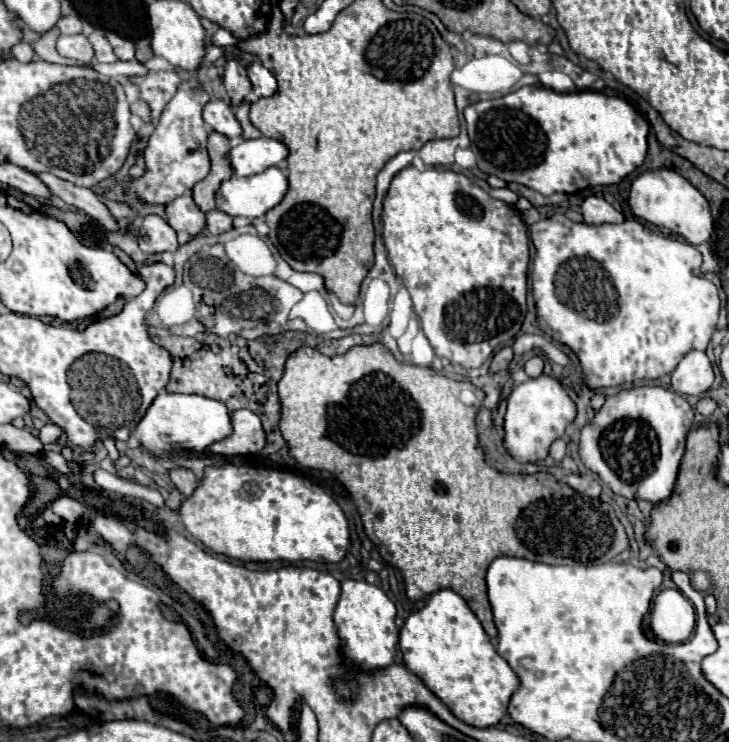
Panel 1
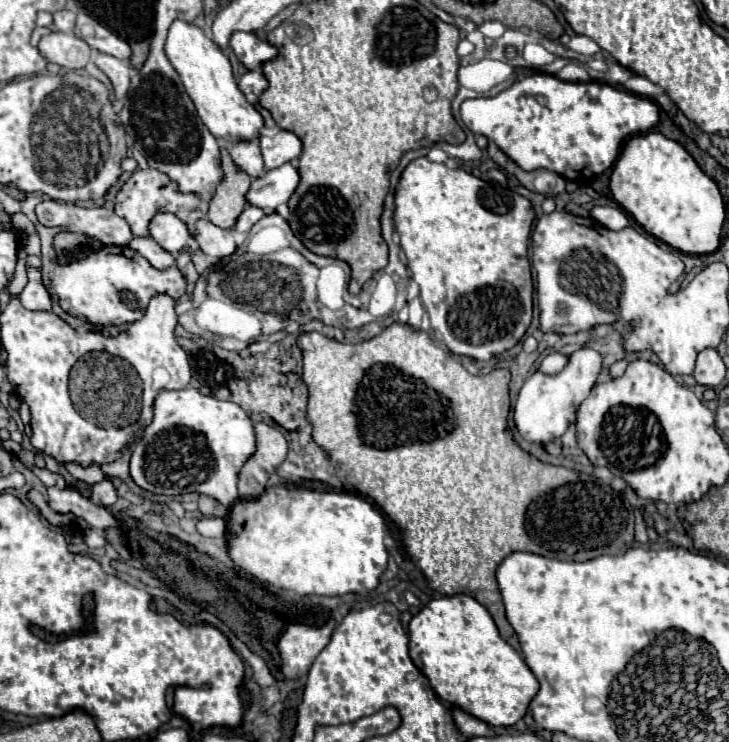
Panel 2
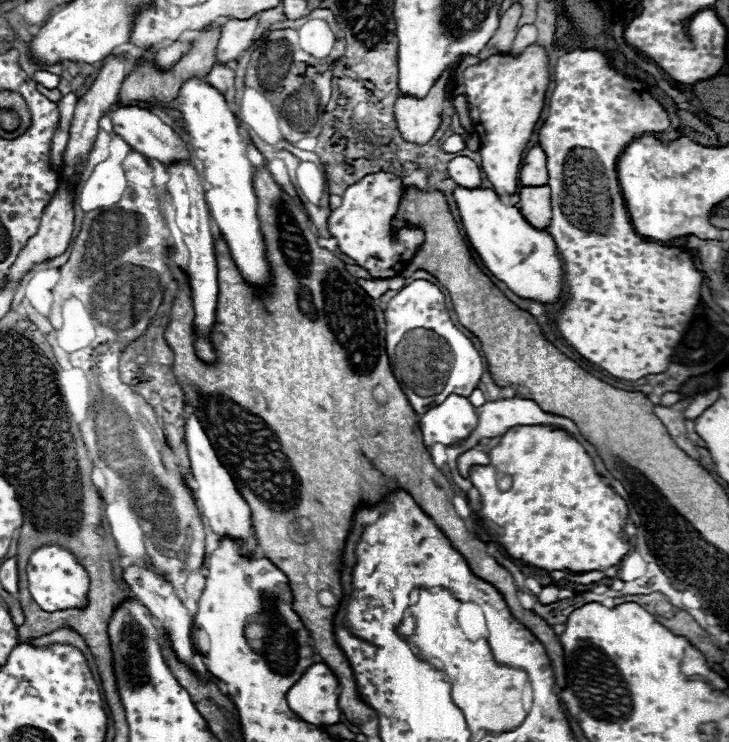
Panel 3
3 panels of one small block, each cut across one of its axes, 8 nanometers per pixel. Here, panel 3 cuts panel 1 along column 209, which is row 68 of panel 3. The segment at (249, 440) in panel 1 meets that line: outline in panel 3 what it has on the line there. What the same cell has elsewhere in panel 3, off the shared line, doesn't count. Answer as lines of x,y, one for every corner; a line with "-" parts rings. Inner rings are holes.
446,68
444,76
436,80
428,96
422,100
412,96
398,96
394,104
394,118
396,118
398,132
406,142
426,144
436,134
442,122
448,76
450,76
450,68

